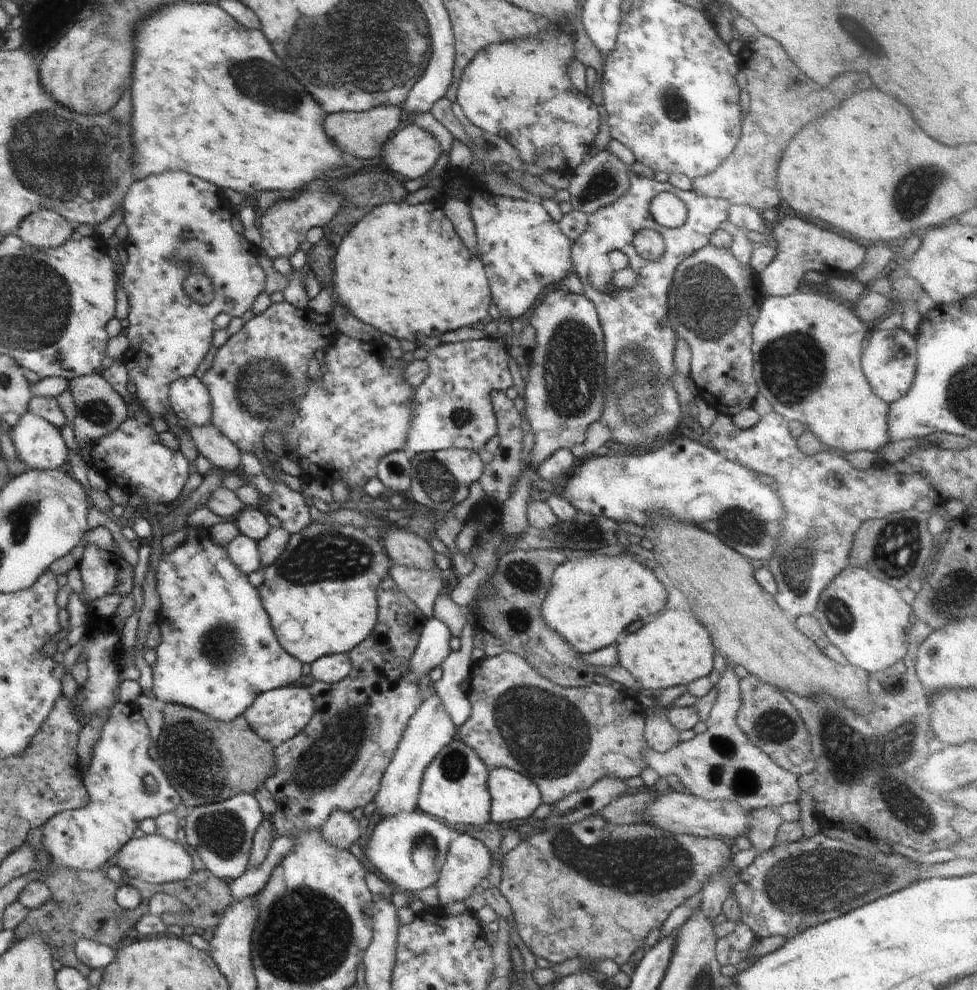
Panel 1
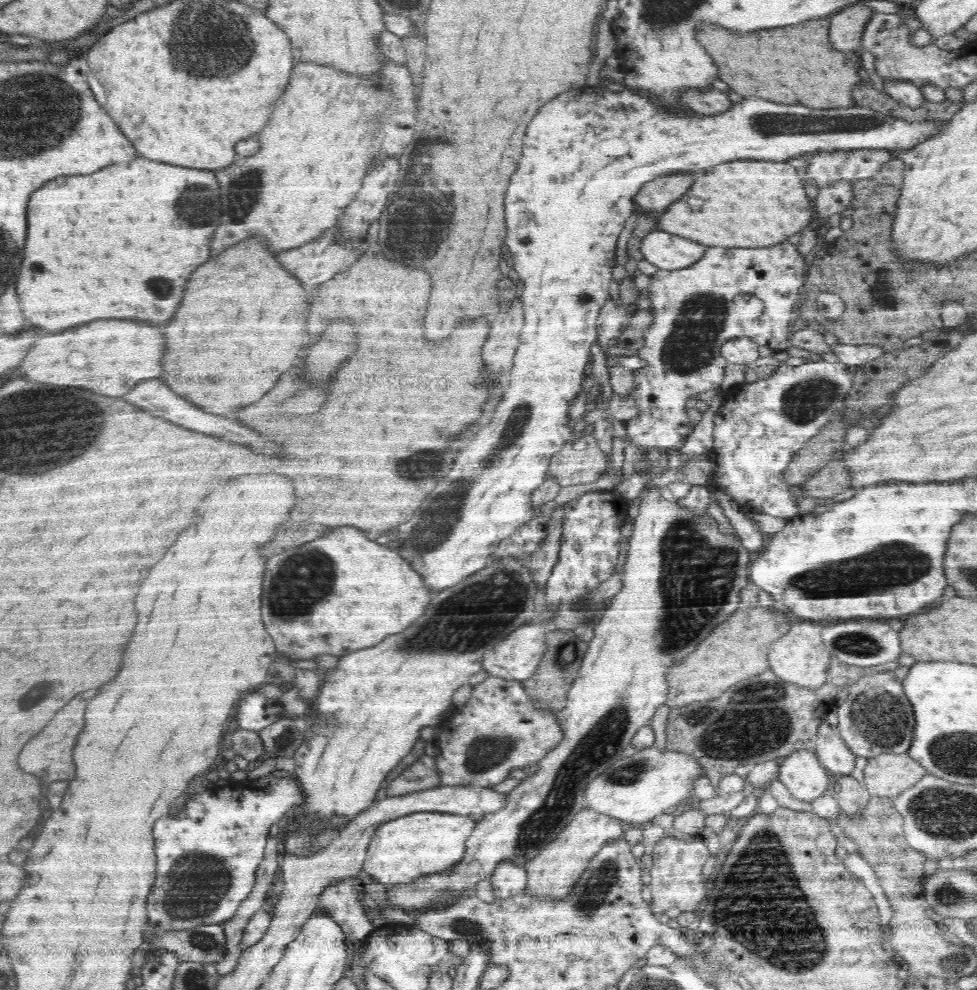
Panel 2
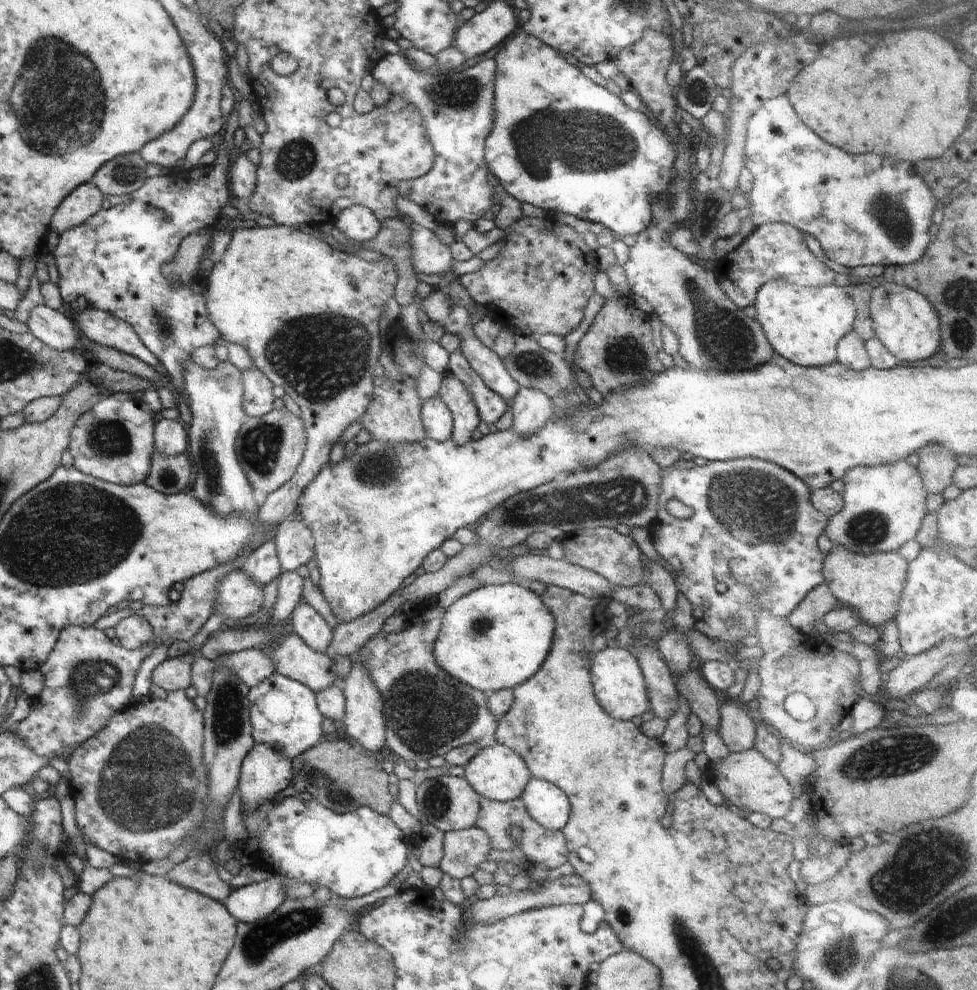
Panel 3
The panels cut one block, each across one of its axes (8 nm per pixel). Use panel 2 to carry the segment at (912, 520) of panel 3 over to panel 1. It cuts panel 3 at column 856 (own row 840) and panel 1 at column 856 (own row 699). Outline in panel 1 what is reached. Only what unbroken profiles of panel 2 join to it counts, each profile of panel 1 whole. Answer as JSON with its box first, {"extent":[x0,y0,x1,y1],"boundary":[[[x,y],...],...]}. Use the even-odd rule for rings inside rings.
{"extent":[814,566,916,674],"boundary":[[[850,566],[842,570],[822,590],[820,600],[818,600],[818,608],[816,608],[814,615],[818,619],[818,622],[820,622],[826,638],[844,654],[844,658],[852,666],[864,668],[868,674],[882,672],[882,670],[894,666],[896,662],[905,659],[908,653],[911,653],[908,630],[916,624],[916,616],[912,614],[912,608],[898,596],[896,590],[892,590],[892,586],[880,584],[878,580],[874,580],[870,576],[868,570],[864,570],[862,567]]]}

